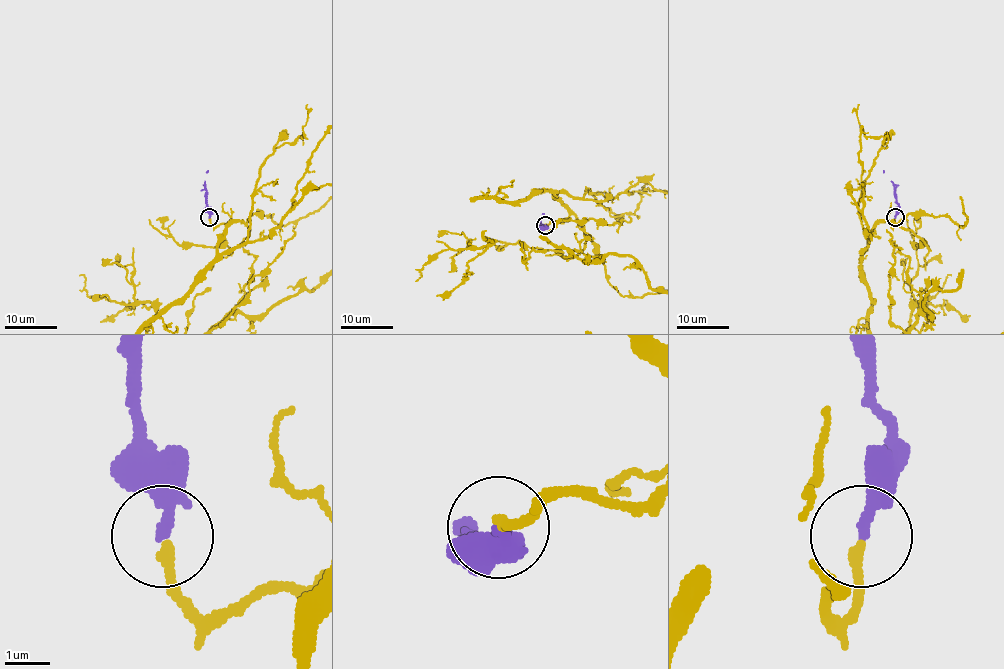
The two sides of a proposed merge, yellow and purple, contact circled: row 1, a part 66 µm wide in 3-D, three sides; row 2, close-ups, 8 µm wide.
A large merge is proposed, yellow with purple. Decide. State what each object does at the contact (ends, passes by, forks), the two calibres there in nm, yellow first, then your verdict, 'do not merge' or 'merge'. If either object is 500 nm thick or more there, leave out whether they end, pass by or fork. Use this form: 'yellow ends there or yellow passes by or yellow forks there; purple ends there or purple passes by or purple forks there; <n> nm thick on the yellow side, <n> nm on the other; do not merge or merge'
yellow ends there; purple ends there; 240 nm thick on the yellow side, 260 nm on the other; merge

